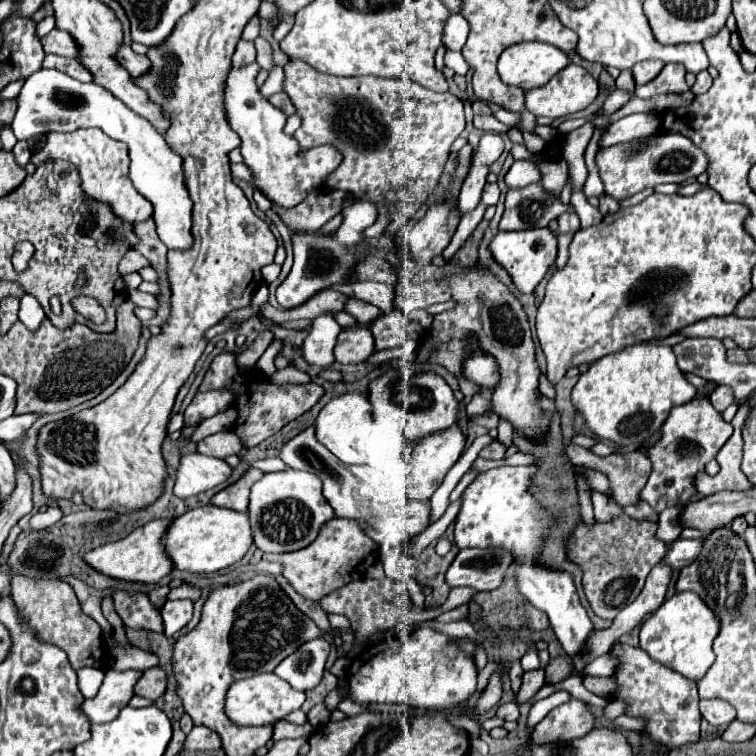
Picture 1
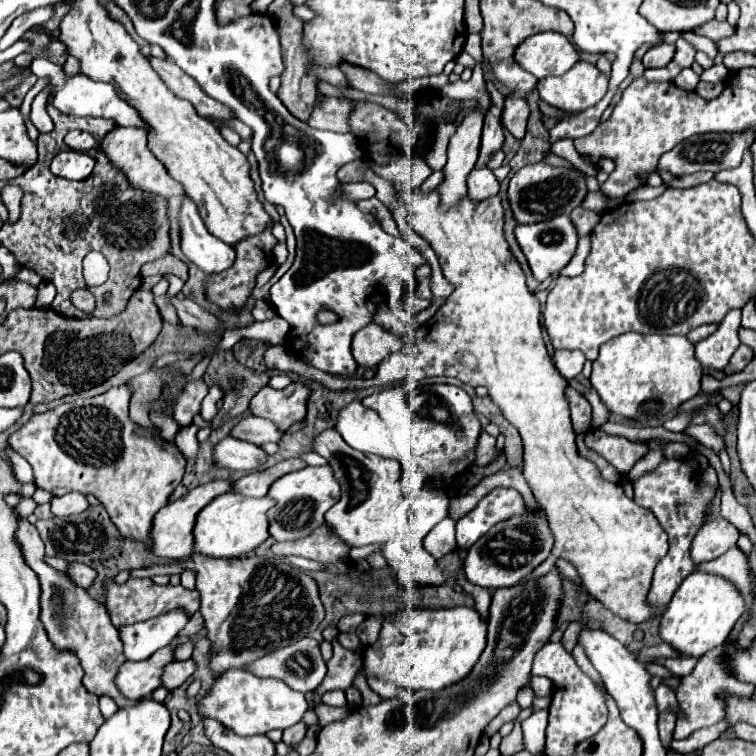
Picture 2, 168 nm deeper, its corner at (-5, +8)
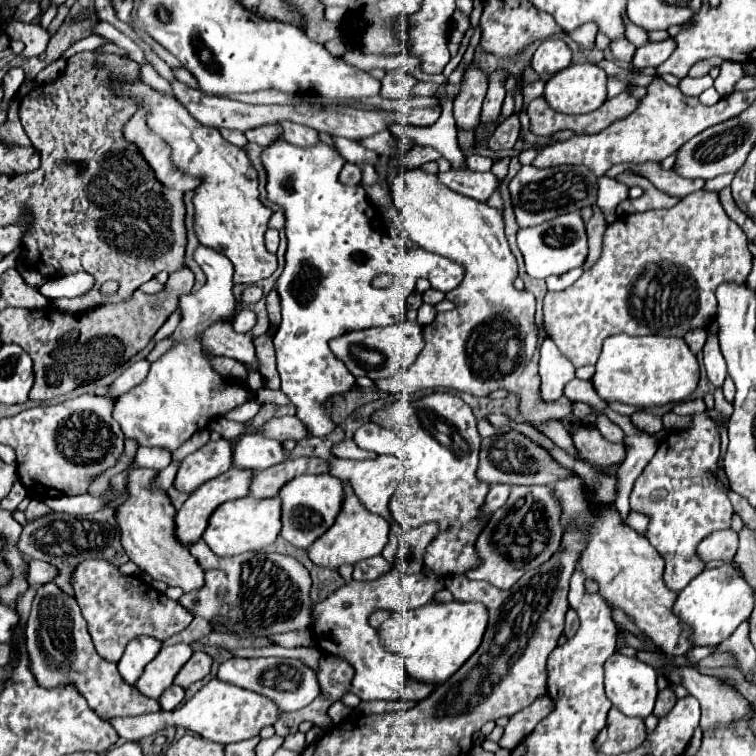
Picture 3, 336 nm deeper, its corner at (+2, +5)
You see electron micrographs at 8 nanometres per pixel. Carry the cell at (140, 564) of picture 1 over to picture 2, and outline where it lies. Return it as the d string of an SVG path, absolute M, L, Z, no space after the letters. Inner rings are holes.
M214 480L208 482L204 486L198 486L194 490L190 490L186 496L182 496L180 500L168 504L164 510L160 510L154 518L154 528L152 528L152 548L150 554L154 554L156 558L166 558L166 560L180 560L192 554L192 546L194 546L194 524L196 524L196 516L198 512L210 504L216 496L226 494L232 490L232 482L228 480Z

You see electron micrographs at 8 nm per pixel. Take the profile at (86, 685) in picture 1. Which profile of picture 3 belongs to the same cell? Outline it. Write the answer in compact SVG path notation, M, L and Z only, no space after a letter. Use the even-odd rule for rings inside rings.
M211 679L205 683L185 705L173 711L157 711L141 717L113 717L109 723L119 733L119 737L129 741L145 739L165 727L185 727L195 735L201 735L215 743L237 743L251 737L257 737L263 727L275 725L281 717L281 709L269 701L269 697L261 697L261 693L249 693L249 689L239 689L237 685L229 685L227 681Z

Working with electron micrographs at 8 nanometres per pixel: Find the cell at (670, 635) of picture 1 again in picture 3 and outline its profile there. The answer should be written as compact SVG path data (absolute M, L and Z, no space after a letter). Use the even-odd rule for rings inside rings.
M721 565L717 569L705 569L697 575L683 591L679 591L677 601L673 605L673 613L681 617L691 627L689 641L691 645L719 645L725 637L729 637L741 621L749 617L753 611L753 591L747 581L729 565Z

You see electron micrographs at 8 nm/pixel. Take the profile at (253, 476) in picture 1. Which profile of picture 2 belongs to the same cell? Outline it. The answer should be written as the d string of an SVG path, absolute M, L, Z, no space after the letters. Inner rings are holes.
M288 458L272 468L266 468L266 470L258 470L258 472L252 472L252 474L246 474L244 478L236 480L234 482L234 490L244 494L244 496L266 496L272 482L276 482L278 478L282 478L284 474L288 472L294 472L294 470L300 470L300 468L306 468L306 462L300 460L300 458Z

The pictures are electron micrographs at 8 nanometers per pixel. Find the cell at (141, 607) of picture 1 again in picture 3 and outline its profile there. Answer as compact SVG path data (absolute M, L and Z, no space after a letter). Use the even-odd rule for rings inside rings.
M101 559L79 563L73 575L73 587L95 649L107 661L119 661L127 641L137 635L153 635L159 641L165 641L167 637L181 633L193 621L193 615L181 603L167 599L165 593L141 583L135 575L121 575L115 565Z

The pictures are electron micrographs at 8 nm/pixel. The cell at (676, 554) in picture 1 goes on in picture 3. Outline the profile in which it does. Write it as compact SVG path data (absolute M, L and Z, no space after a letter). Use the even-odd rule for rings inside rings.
M733 529L713 531L697 545L697 555L701 557L703 563L709 563L713 559L729 561L735 553L737 553L737 533Z

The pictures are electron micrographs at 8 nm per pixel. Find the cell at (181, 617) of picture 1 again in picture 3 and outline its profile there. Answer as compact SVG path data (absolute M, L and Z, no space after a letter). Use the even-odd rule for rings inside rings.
M135 637L133 641L129 641L119 661L121 677L129 685L133 685L143 673L143 667L159 653L159 649L161 649L161 641L157 641L155 637Z

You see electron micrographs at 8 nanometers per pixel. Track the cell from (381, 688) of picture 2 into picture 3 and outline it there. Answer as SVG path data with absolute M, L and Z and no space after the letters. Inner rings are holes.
M395 561L398 571L385 573L385 581L351 581L349 585L331 593L325 601L313 605L313 633L317 637L317 645L325 653L335 653L347 659L355 667L355 677L351 683L351 693L355 693L361 701L385 699L385 701L421 701L433 691L433 685L423 685L407 677L401 657L387 653L379 643L377 631L369 625L369 615L375 609L389 609L389 611L407 611L417 609L433 601L435 593L445 587L443 577L435 575L431 569L424 569L422 565L413 561Z

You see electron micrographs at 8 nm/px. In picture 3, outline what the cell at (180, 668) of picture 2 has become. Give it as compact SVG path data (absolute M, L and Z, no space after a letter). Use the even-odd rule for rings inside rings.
M195 651L193 657L181 667L181 671L175 675L175 685L187 689L191 683L207 677L211 671L211 657L203 651Z

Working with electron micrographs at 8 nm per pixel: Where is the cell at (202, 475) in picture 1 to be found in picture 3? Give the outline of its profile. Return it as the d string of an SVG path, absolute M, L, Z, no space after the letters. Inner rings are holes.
M253 433L253 435L243 435L241 439L237 439L233 449L233 461L235 461L233 465L239 469L261 471L285 461L285 451L279 441L265 439Z

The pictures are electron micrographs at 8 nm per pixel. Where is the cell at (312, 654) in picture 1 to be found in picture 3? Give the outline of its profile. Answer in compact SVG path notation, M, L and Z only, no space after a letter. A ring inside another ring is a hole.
M231 657L221 663L217 677L221 681L229 681L233 685L241 685L243 689L257 691L273 699L283 711L297 711L309 705L319 695L317 675L311 667L307 667L301 659L285 659L285 657L259 657L259 659L241 659Z

